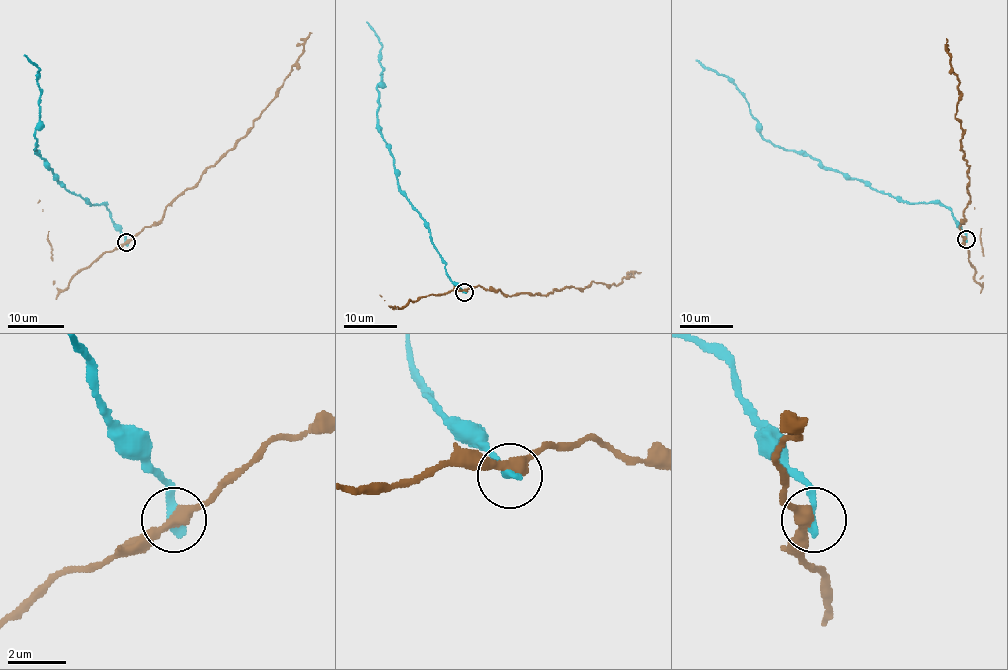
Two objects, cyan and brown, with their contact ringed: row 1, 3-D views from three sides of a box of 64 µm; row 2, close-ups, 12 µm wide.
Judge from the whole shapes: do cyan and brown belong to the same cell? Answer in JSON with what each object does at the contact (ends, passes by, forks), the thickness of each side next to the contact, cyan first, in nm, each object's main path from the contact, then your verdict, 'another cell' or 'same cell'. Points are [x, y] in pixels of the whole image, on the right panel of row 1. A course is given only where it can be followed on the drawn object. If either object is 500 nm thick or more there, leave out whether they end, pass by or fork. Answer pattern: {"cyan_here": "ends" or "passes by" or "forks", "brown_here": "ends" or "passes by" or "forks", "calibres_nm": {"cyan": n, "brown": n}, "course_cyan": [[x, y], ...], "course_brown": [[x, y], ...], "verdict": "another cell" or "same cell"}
{"cyan_here": "ends", "brown_here": "passes by", "calibres_nm": {"cyan": 320, "brown": 360}, "course_cyan": [[966, 239], [944, 206], [897, 200], [807, 155], [774, 147], [762, 137], [742, 92], [695, 60]], "course_brown": [[965, 239], [960, 226], [969, 194], [969, 166], [961, 148], [961, 123], [954, 116], [958, 77], [946, 39]], "verdict": "another cell"}

